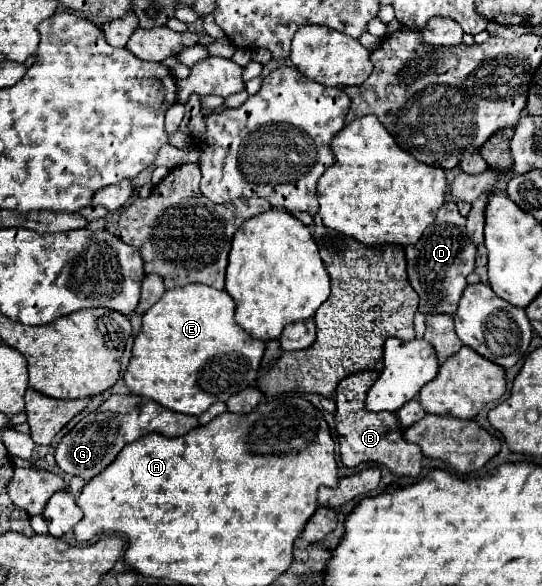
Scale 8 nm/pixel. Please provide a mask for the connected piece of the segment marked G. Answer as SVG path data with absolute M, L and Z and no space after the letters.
M112 395L110 399L106 399L100 405L100 409L96 413L88 413L84 419L80 419L74 425L72 431L68 431L60 439L54 457L56 457L56 465L64 473L78 475L84 481L90 481L92 477L96 477L100 471L104 471L118 457L122 447L136 441L138 437L148 435L148 433L162 433L166 437L180 437L180 435L186 435L188 431L192 431L194 427L198 427L198 417L170 411L156 401L150 401L148 397Z

